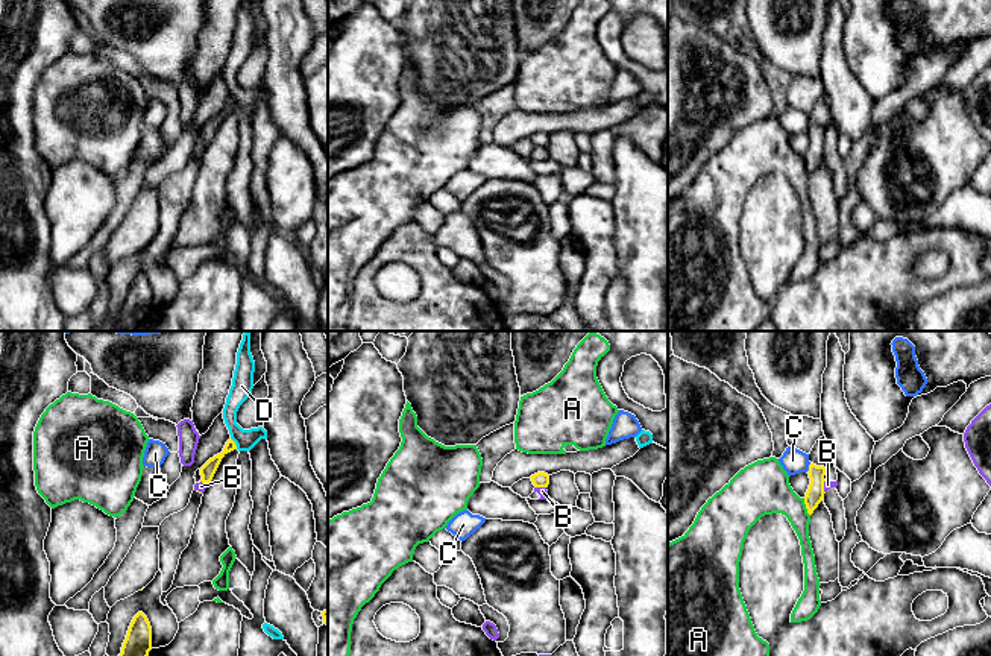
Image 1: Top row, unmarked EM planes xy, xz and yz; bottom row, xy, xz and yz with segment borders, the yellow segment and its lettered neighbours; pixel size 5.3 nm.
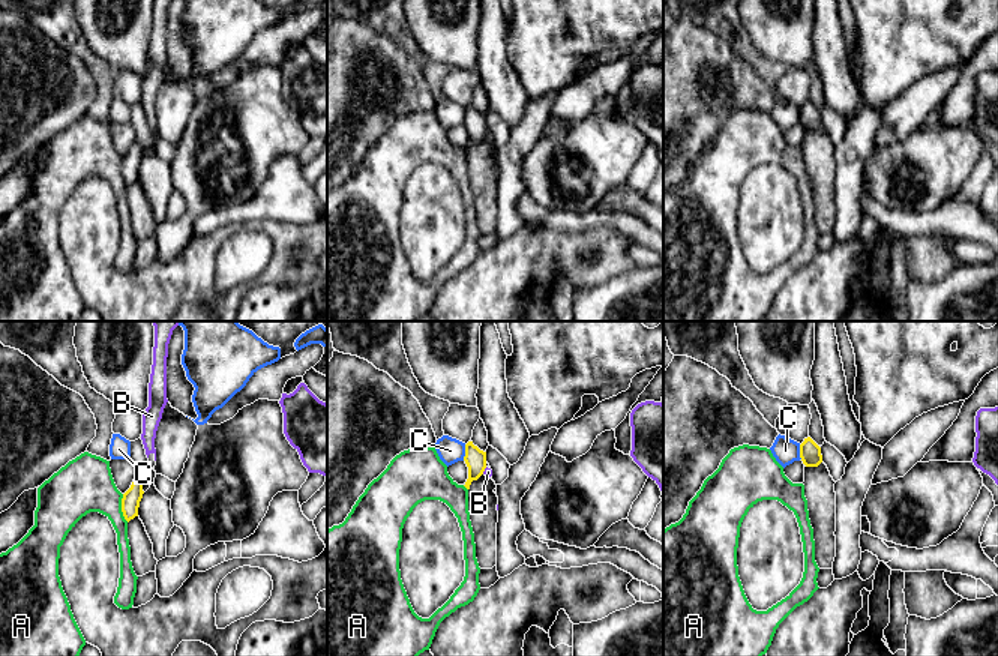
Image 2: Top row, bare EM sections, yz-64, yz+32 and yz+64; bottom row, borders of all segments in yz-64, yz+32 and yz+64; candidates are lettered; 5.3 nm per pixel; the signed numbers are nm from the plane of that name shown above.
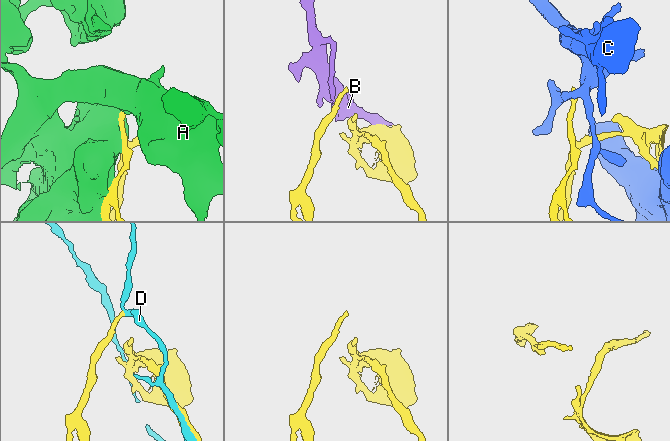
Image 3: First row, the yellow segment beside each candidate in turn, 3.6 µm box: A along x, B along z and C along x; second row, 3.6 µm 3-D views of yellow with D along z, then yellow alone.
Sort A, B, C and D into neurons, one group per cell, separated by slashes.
A / B / C / D

